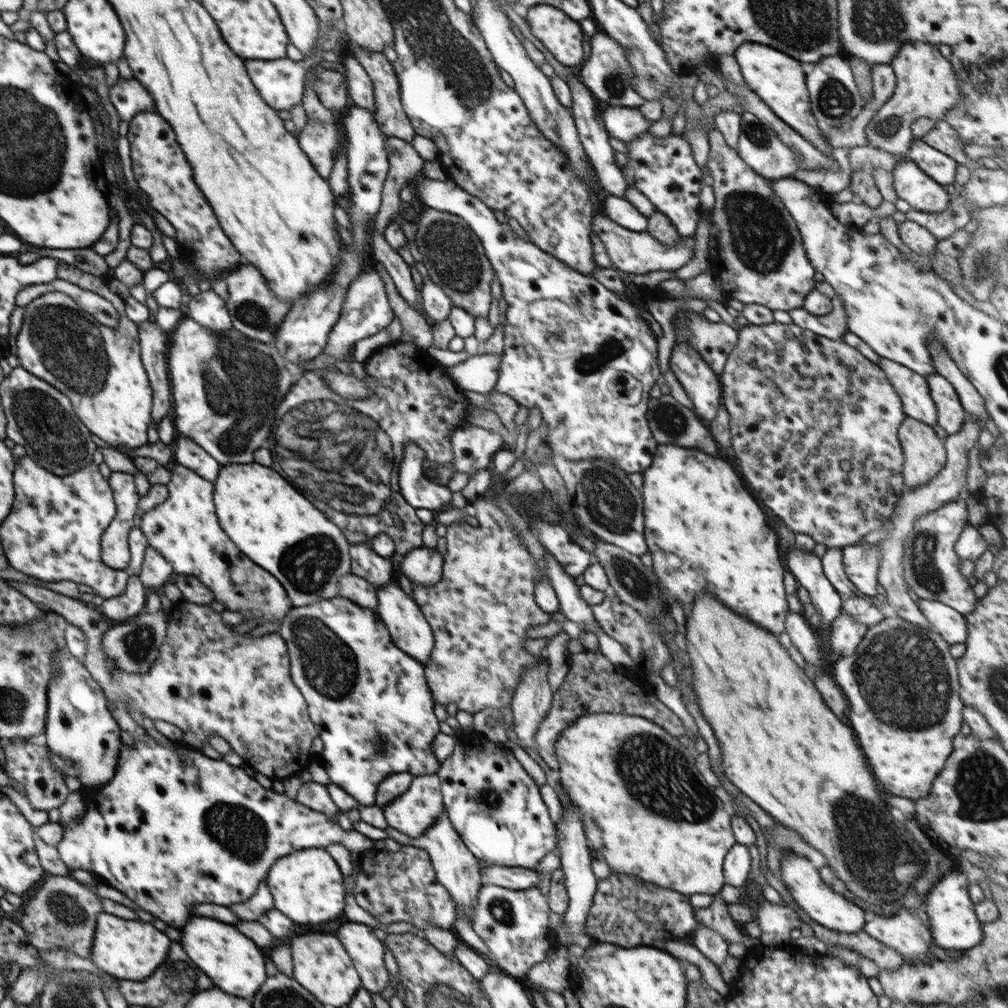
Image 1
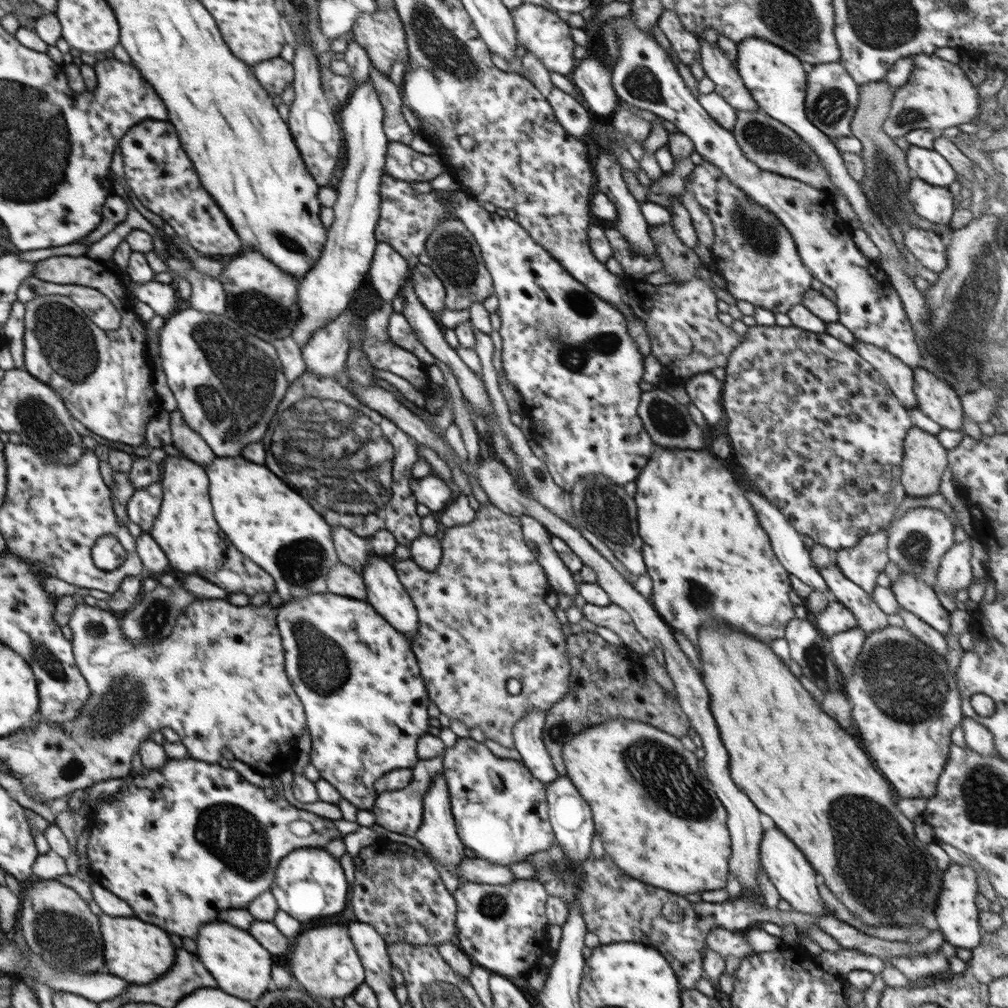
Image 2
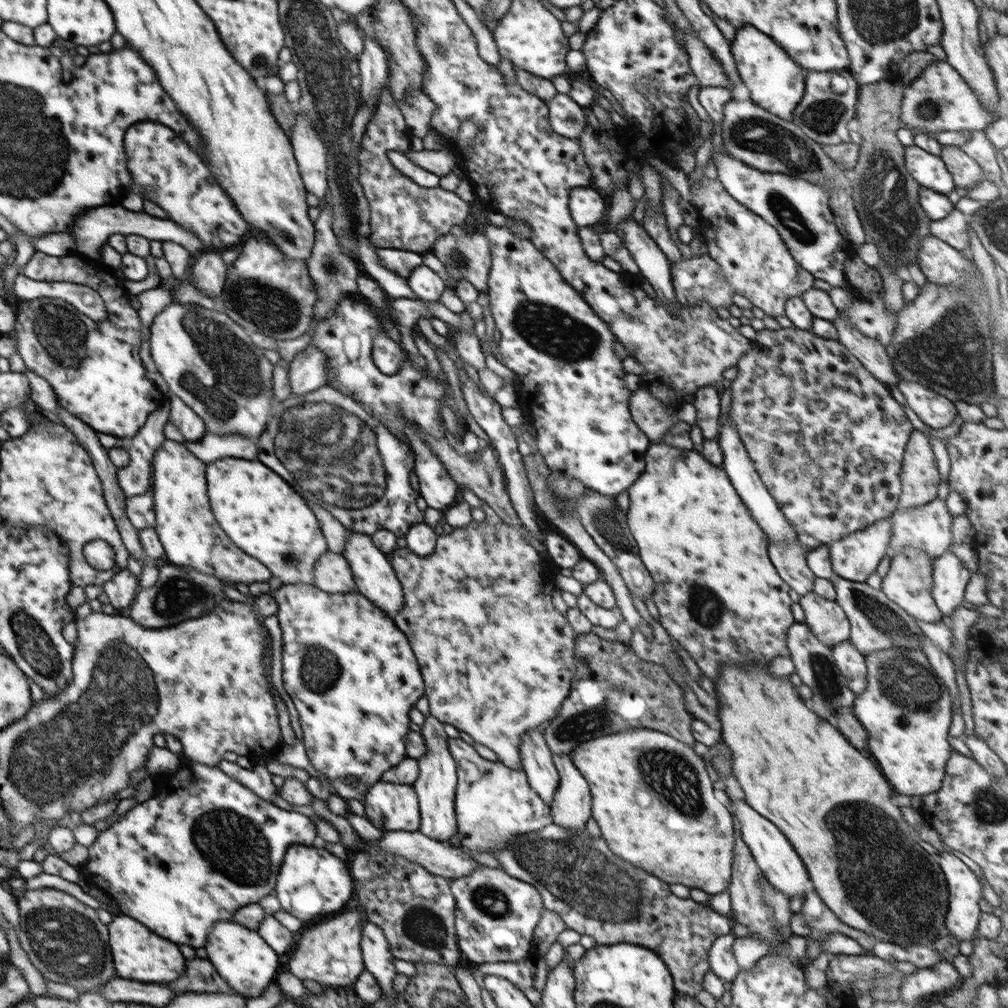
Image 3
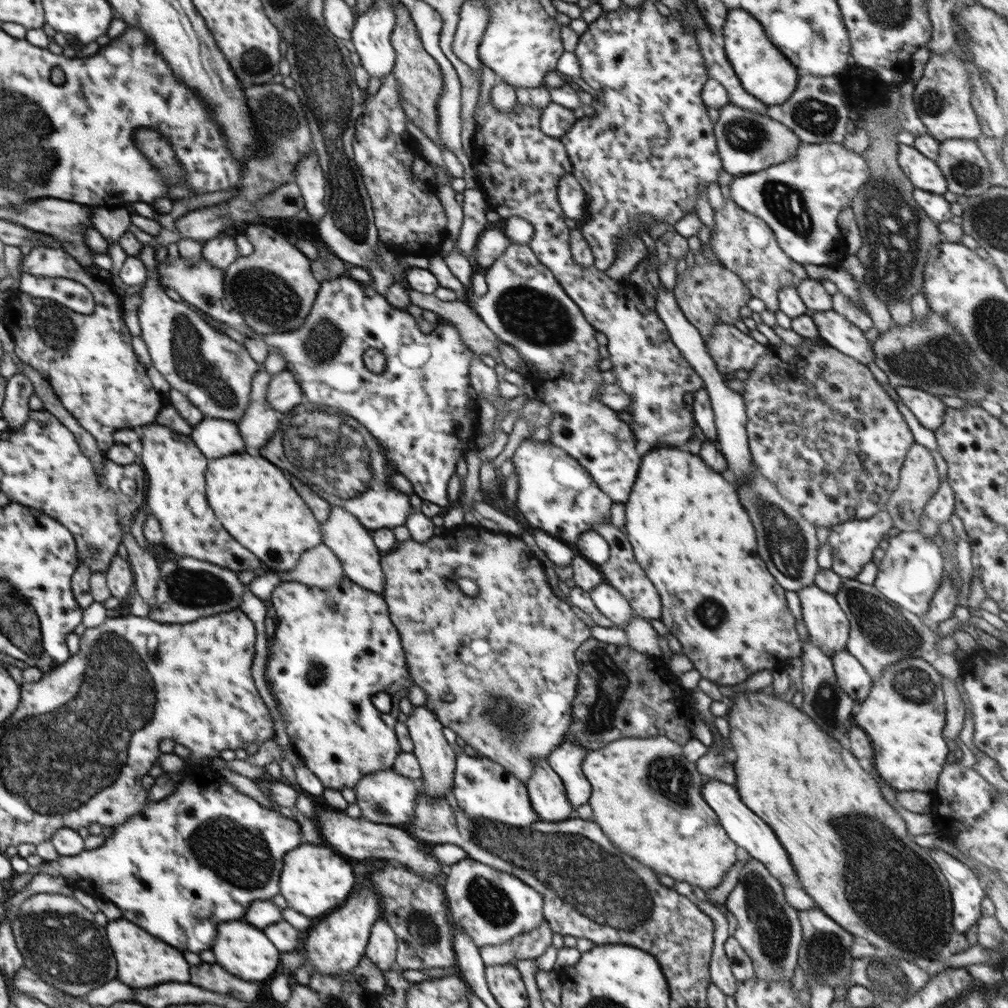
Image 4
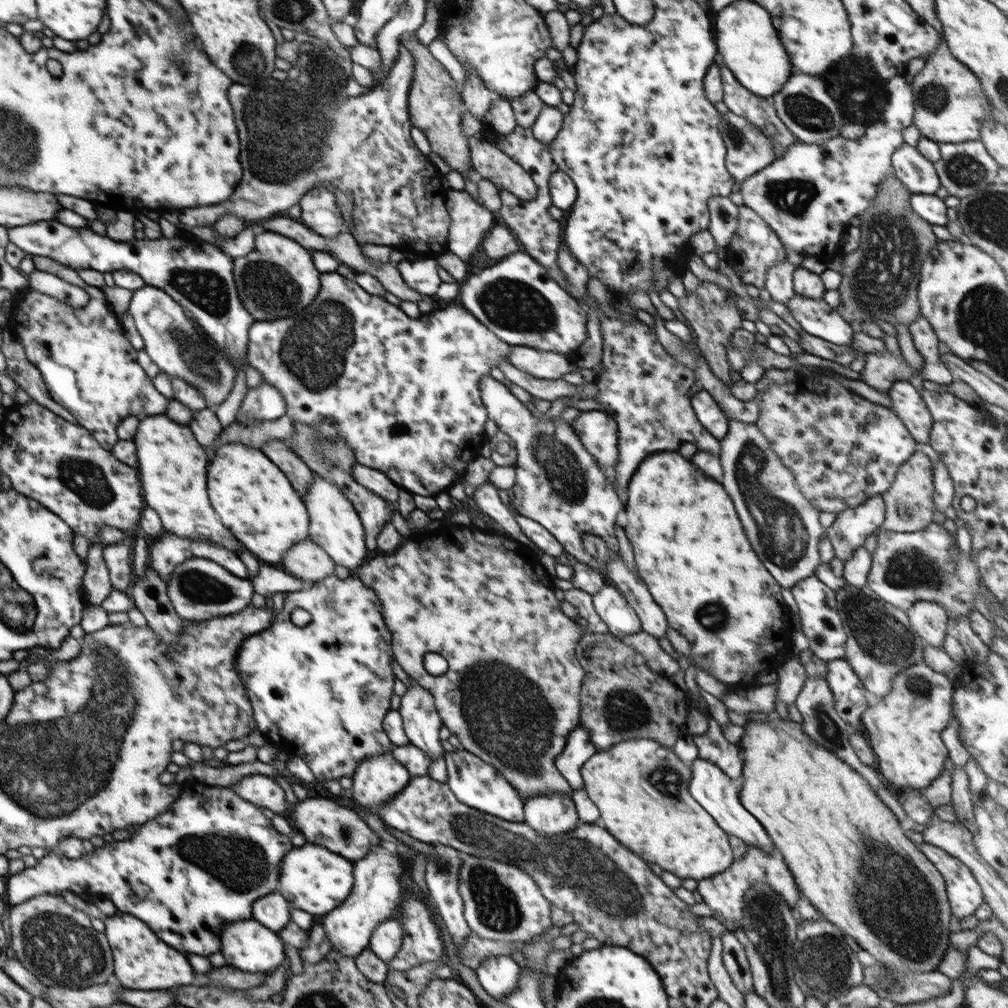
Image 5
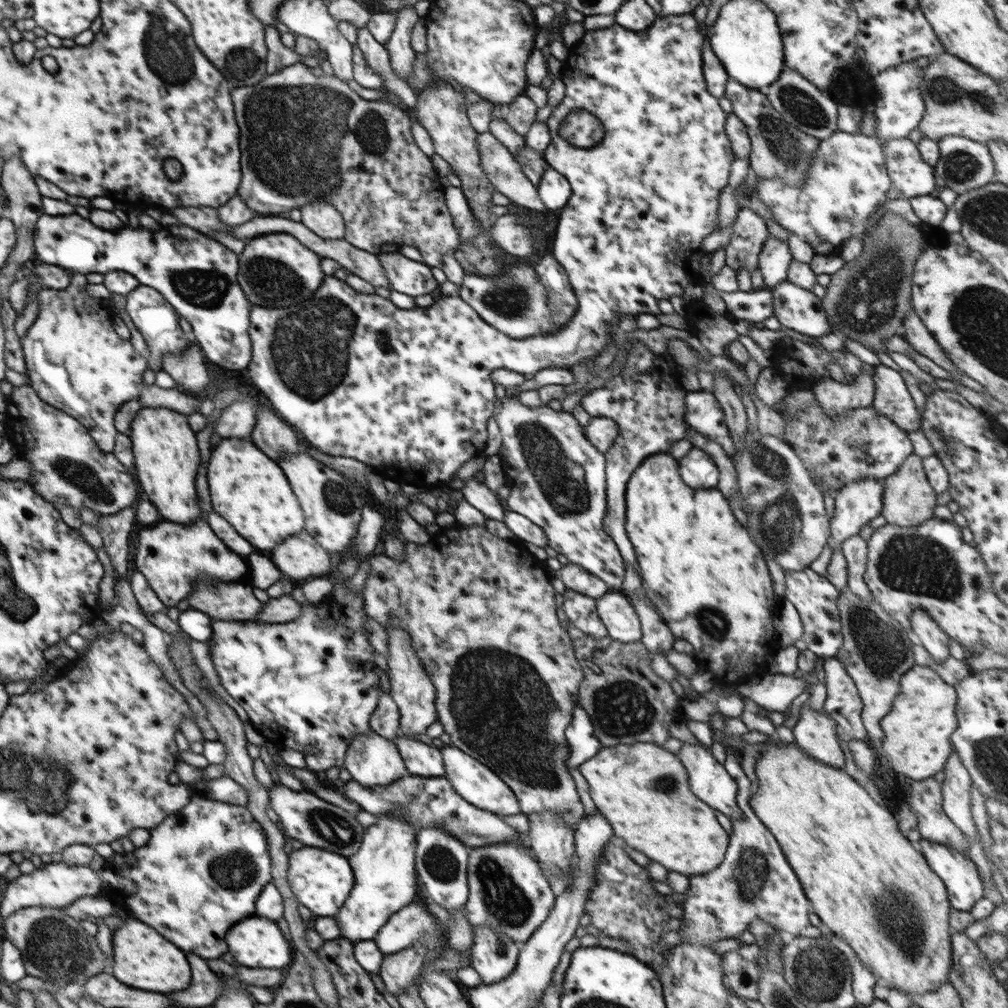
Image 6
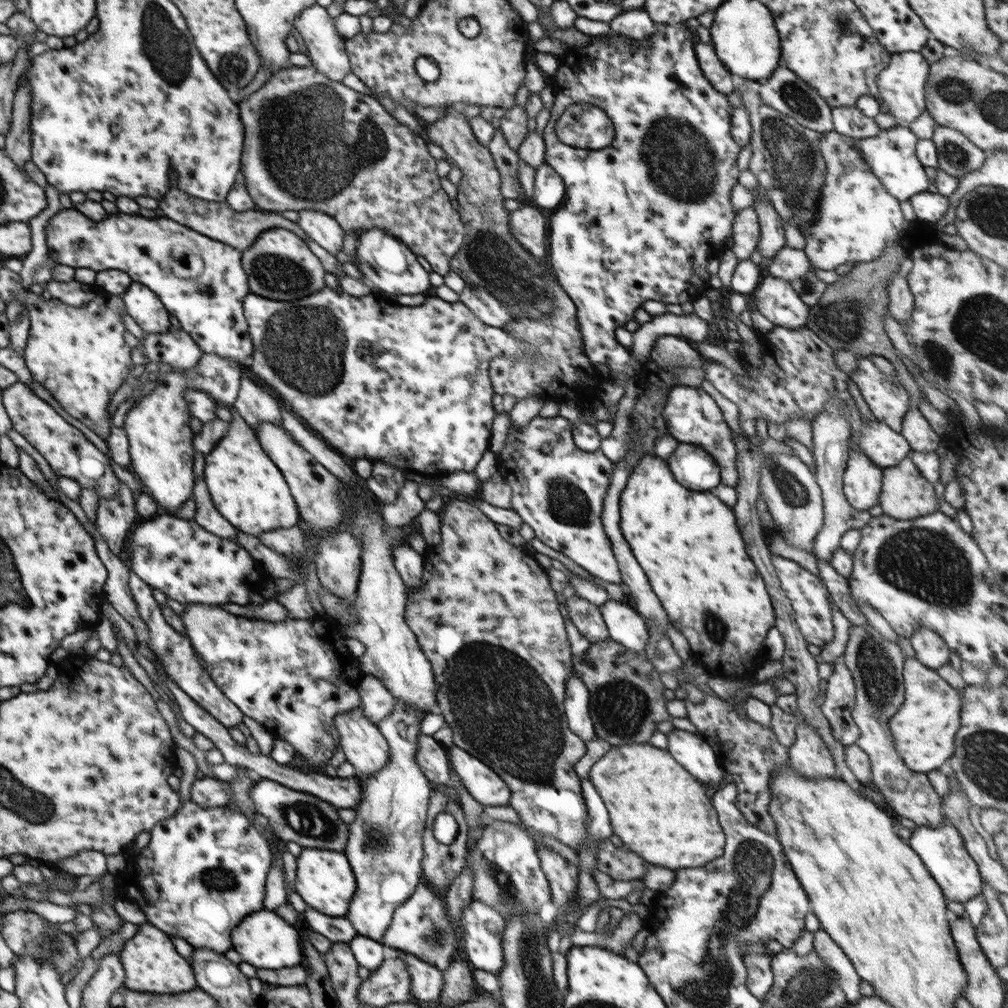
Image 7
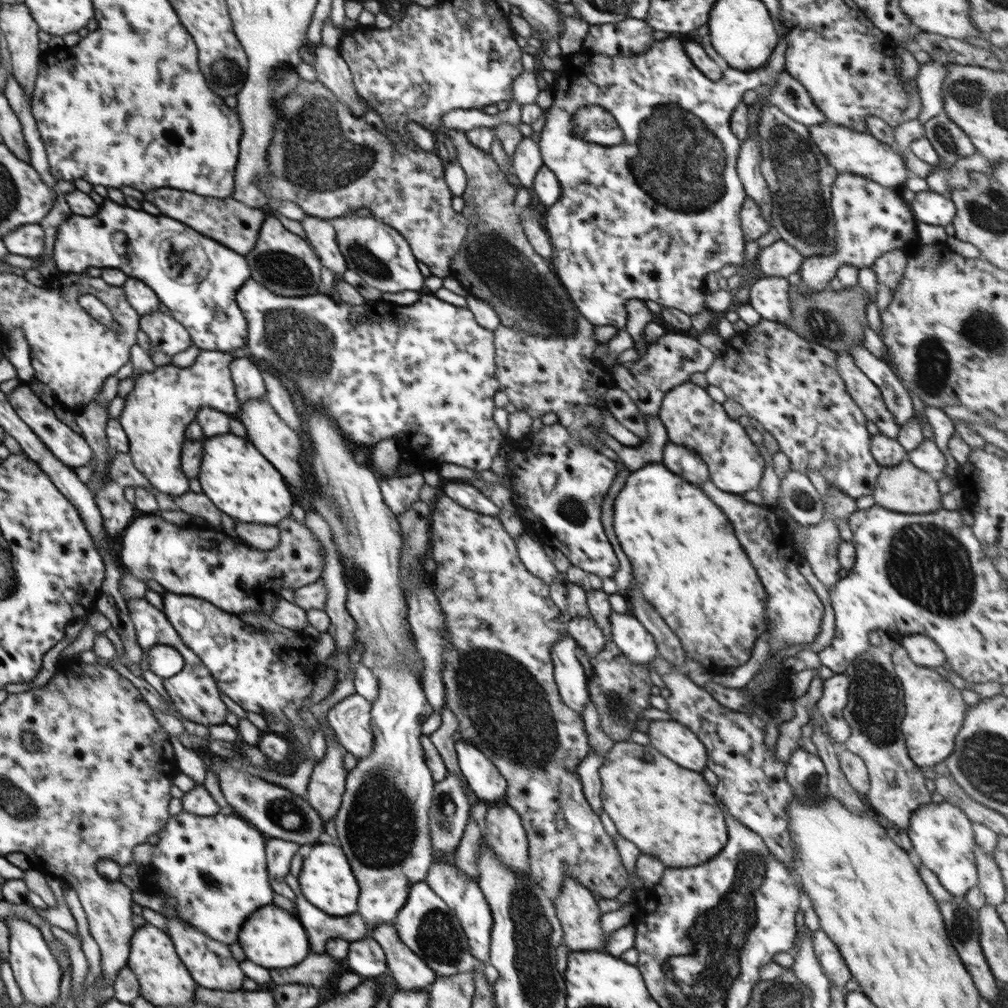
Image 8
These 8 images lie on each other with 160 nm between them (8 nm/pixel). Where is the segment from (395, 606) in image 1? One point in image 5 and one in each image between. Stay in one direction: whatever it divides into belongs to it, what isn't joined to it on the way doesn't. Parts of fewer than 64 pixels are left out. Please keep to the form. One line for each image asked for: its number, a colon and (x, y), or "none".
2: (385, 592)
3: (375, 578)
4: (350, 541)
5: (334, 524)

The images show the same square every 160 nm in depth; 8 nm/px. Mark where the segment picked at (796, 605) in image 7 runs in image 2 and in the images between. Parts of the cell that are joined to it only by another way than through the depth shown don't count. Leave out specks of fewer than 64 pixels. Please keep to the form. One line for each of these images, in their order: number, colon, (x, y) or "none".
2: (835, 618)
3: (825, 618)
4: (826, 623)
5: (821, 622)
6: (815, 597)

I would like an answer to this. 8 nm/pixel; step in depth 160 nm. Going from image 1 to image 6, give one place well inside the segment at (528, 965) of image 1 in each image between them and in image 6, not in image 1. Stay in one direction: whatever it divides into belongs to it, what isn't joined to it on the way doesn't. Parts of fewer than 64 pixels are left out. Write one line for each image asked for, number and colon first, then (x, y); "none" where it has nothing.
2: (498, 926)
3: (495, 914)
4: (492, 907)
5: (501, 902)
6: (508, 891)

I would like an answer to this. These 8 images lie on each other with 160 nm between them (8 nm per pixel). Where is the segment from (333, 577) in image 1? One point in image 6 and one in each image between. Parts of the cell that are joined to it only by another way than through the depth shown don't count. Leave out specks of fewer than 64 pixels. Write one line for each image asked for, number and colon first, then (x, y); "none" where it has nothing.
2: (276, 528)
3: (255, 507)
4: (252, 498)
5: (254, 499)
6: (248, 489)

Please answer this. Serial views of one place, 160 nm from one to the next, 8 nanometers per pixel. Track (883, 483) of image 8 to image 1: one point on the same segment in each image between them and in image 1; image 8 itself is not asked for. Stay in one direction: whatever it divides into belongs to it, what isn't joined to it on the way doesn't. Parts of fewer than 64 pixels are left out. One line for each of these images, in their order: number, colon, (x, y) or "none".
1: (924, 452)
2: (925, 459)
3: (920, 479)
4: (918, 482)
5: (909, 504)
6: (908, 500)
7: (905, 494)

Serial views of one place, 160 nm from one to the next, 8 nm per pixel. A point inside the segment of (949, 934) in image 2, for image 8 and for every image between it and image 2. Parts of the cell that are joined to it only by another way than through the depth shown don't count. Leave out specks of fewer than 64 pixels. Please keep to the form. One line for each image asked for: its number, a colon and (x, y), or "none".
3: (965, 890)
4: (967, 895)
5: (964, 894)
6: (964, 888)
7: (942, 851)
8: (942, 835)

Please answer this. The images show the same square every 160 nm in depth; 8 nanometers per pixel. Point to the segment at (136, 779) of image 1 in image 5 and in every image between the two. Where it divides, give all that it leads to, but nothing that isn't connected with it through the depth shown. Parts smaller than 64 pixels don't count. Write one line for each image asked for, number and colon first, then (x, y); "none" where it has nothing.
2: (184, 841)
3: (192, 854)
4: (185, 860)
5: (203, 863)

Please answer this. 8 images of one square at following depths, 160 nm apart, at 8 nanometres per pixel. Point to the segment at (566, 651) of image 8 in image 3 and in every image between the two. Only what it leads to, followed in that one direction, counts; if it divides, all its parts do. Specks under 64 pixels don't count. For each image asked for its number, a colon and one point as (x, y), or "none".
3: (571, 808)
4: (566, 759)
5: (578, 749)
6: (583, 744)
7: (576, 702)

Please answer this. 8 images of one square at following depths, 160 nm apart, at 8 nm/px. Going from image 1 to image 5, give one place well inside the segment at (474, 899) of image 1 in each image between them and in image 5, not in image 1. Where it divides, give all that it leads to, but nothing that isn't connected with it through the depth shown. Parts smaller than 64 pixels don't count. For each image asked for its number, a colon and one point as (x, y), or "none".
2: (437, 833)
3: (435, 787)
4: (437, 760)
5: (421, 722)

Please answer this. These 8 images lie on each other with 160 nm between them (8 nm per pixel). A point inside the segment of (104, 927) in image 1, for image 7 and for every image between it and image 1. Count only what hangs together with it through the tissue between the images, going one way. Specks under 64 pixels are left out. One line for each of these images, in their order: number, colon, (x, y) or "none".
2: (138, 952)
3: (139, 954)
4: (143, 960)
5: (142, 961)
6: (143, 958)
7: (150, 963)

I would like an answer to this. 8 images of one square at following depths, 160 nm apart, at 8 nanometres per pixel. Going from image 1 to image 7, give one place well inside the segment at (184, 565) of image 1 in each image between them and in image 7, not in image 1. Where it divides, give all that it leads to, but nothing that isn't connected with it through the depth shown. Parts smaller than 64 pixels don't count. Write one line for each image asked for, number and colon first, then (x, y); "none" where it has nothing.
2: (184, 536)
3: (186, 532)
4: (174, 466)
5: (172, 464)
6: (167, 457)
7: (161, 449)

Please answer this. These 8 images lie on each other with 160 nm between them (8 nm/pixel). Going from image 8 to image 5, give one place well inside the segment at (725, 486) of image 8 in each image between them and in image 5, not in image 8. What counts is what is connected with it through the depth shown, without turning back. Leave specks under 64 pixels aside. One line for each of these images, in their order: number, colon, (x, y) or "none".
5: (707, 412)
6: (703, 412)
7: (692, 416)

